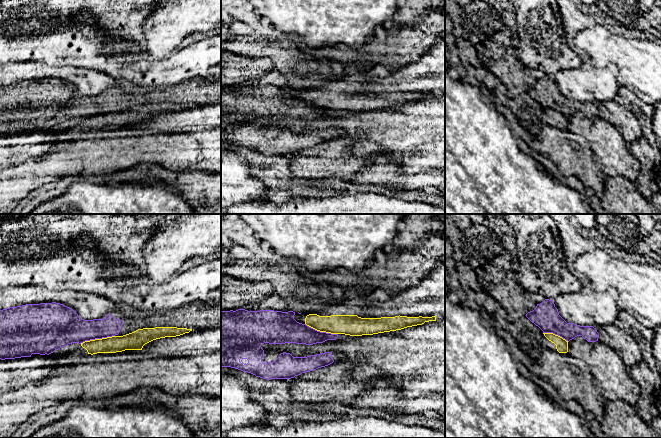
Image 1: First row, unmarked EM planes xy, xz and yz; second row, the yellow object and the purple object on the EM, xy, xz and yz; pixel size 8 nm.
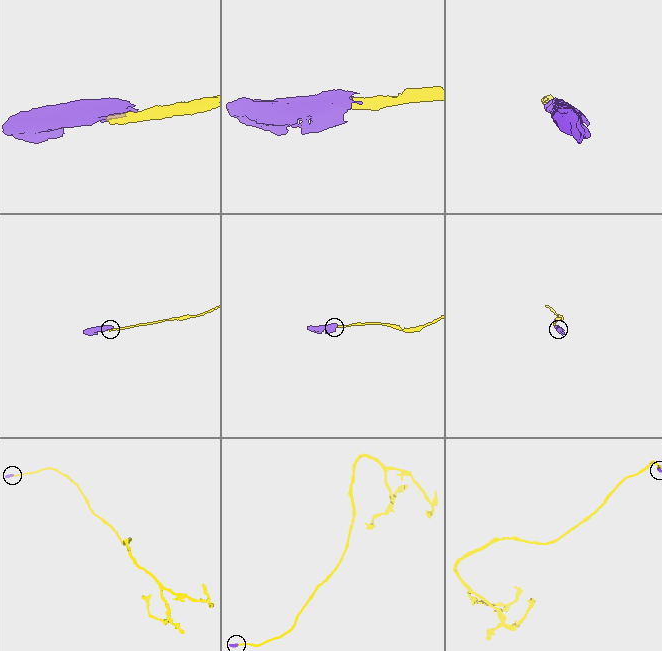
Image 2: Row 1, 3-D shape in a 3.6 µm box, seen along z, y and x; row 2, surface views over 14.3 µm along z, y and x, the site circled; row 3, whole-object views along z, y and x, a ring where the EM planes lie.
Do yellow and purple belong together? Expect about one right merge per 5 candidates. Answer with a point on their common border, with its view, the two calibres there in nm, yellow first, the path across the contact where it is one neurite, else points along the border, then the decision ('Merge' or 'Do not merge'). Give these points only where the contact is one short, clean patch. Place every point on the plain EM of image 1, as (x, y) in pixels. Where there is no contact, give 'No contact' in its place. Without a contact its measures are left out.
Touches yellow at xy (97, 115). Thickness 130 nm (yellow) against 240 nm. Do not merge

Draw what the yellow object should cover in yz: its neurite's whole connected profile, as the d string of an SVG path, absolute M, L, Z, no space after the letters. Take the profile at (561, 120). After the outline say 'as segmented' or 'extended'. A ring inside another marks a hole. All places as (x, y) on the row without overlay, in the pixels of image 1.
M543 109L543 110L549 117L551 117L556 121L556 125L559 129L568 128L568 117L553 109Z; as segmented

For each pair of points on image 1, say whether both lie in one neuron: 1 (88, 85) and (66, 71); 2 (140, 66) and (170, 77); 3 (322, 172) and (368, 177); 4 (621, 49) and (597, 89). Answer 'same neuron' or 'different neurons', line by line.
1: same neuron
2: same neuron
3: different neurons
4: different neurons

